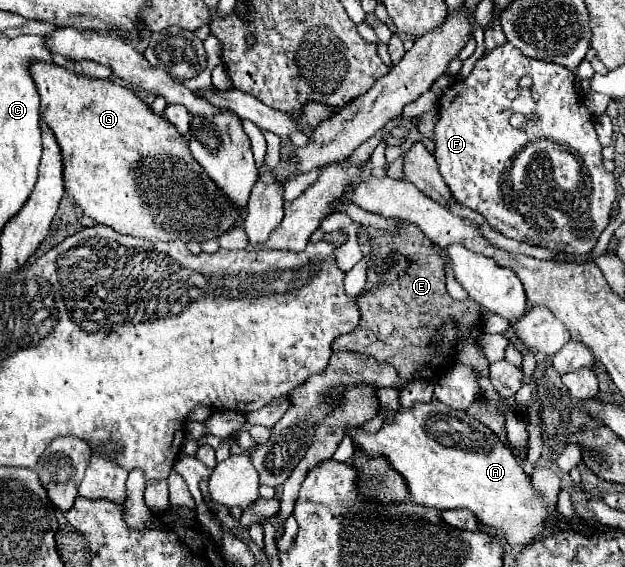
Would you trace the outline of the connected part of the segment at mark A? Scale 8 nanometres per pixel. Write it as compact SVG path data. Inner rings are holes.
M438 399L400 407L392 421L384 421L374 433L348 427L348 437L366 457L384 457L404 477L412 501L446 509L470 509L480 523L501 531L512 547L533 543L546 528L548 511L542 497L518 465L514 453L484 423L452 409ZM538 536L538 537L537 537Z

